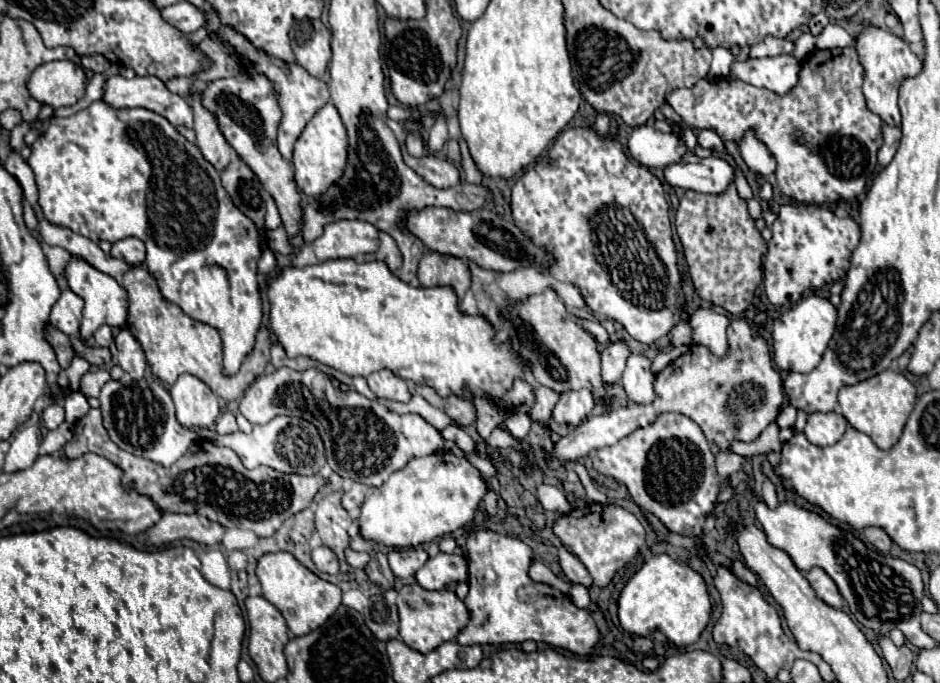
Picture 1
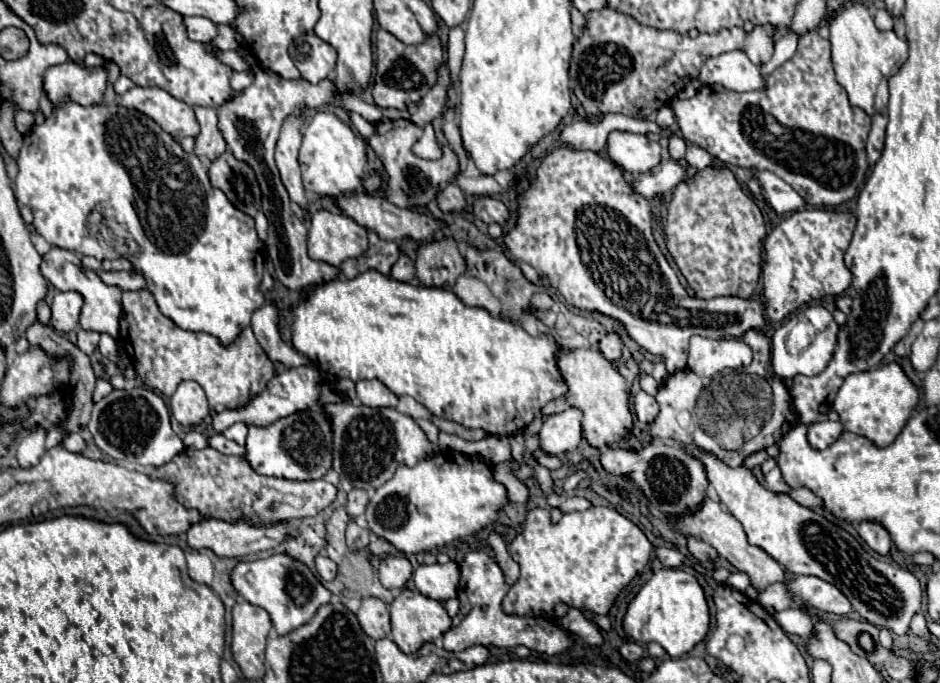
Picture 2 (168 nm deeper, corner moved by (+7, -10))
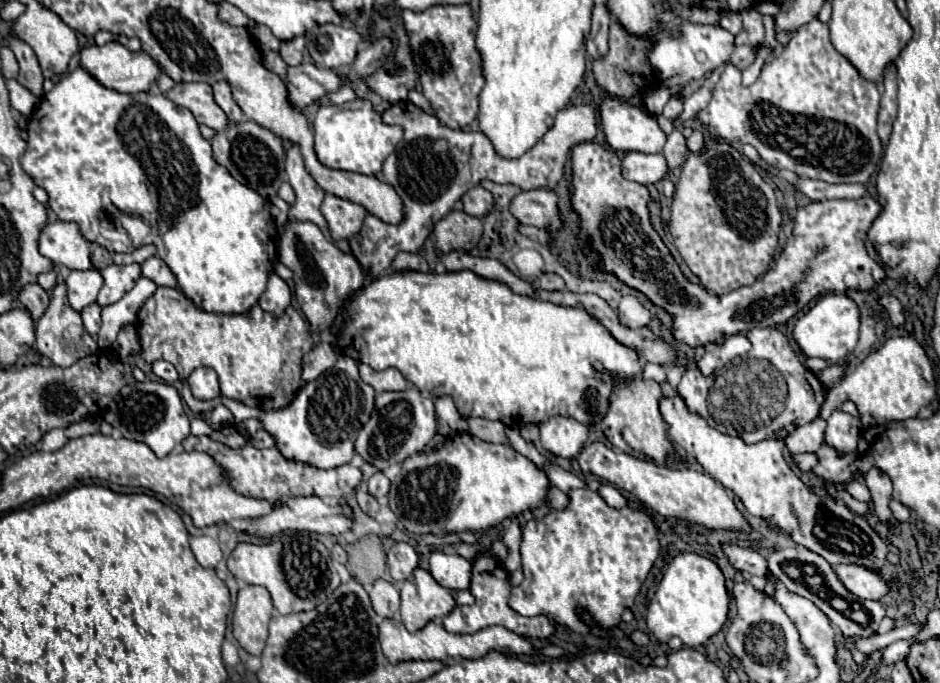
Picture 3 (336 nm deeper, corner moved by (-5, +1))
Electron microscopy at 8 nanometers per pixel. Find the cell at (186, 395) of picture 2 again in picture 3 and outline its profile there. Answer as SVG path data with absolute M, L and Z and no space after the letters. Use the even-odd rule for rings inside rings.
M196 368L188 376L188 386L192 390L192 396L198 400L212 400L220 394L218 378L212 368Z

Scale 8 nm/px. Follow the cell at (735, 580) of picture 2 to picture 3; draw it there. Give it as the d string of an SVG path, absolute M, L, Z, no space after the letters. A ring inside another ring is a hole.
M792 546L792 548L784 548L784 550L772 552L772 554L768 556L768 570L772 570L772 574L776 574L776 576L784 582L784 586L788 588L788 592L800 594L802 598L808 598L808 600L814 602L820 610L824 610L824 614L828 614L830 622L832 622L834 626L838 626L844 636L872 636L872 634L878 632L878 626L880 626L882 618L886 616L886 610L884 610L884 606L882 606L880 602L862 600L860 604L862 604L862 608L866 608L866 610L870 612L872 622L870 622L866 628L860 626L860 624L856 624L856 622L852 622L850 616L848 616L848 612L850 612L850 608L848 608L848 606L850 606L850 604L848 604L848 602L850 602L848 590L842 586L842 582L840 582L840 580L836 578L836 574L834 574L832 566L830 566L822 556L810 552L810 550L802 548L802 546Z

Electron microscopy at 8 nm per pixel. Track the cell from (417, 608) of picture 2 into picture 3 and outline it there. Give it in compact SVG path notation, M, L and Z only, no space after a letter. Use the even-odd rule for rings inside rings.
M416 568L412 578L404 580L400 594L402 624L410 632L422 630L434 618L446 618L456 606L452 594L442 588L428 570L422 568Z

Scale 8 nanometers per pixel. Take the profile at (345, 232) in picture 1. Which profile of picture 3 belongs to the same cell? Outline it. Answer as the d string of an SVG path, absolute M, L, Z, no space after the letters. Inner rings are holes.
M326 194L322 202L322 214L328 222L328 232L334 242L354 238L366 218L366 210L362 206L332 194Z

